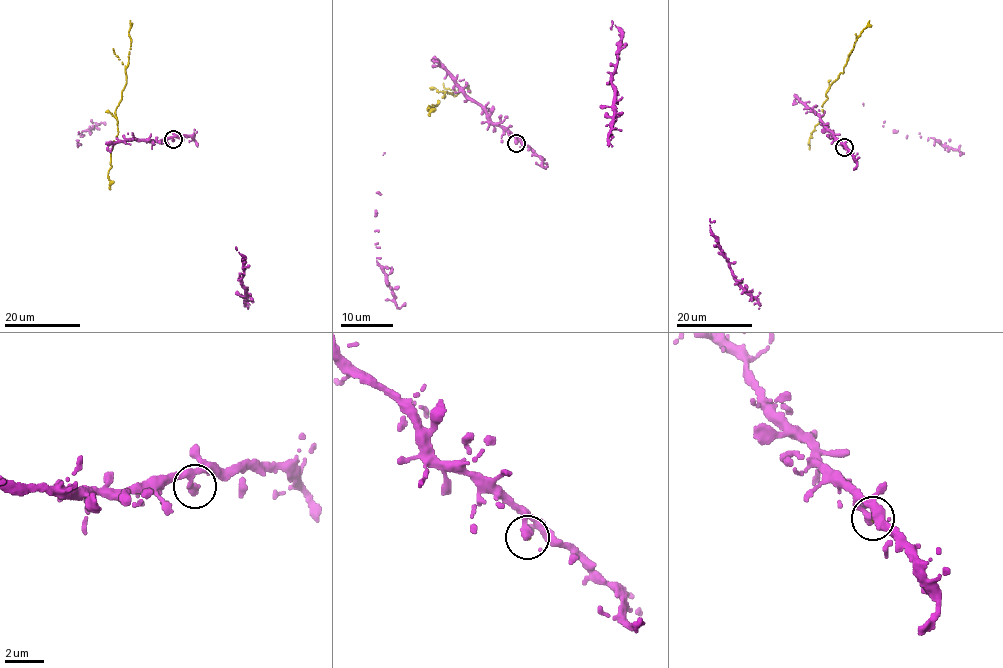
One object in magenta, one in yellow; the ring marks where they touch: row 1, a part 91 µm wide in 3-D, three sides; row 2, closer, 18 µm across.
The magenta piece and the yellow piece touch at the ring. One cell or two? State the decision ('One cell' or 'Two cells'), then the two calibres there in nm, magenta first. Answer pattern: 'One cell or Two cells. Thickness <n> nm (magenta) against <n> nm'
One cell. Thickness 400 nm (magenta) against 130 nm

